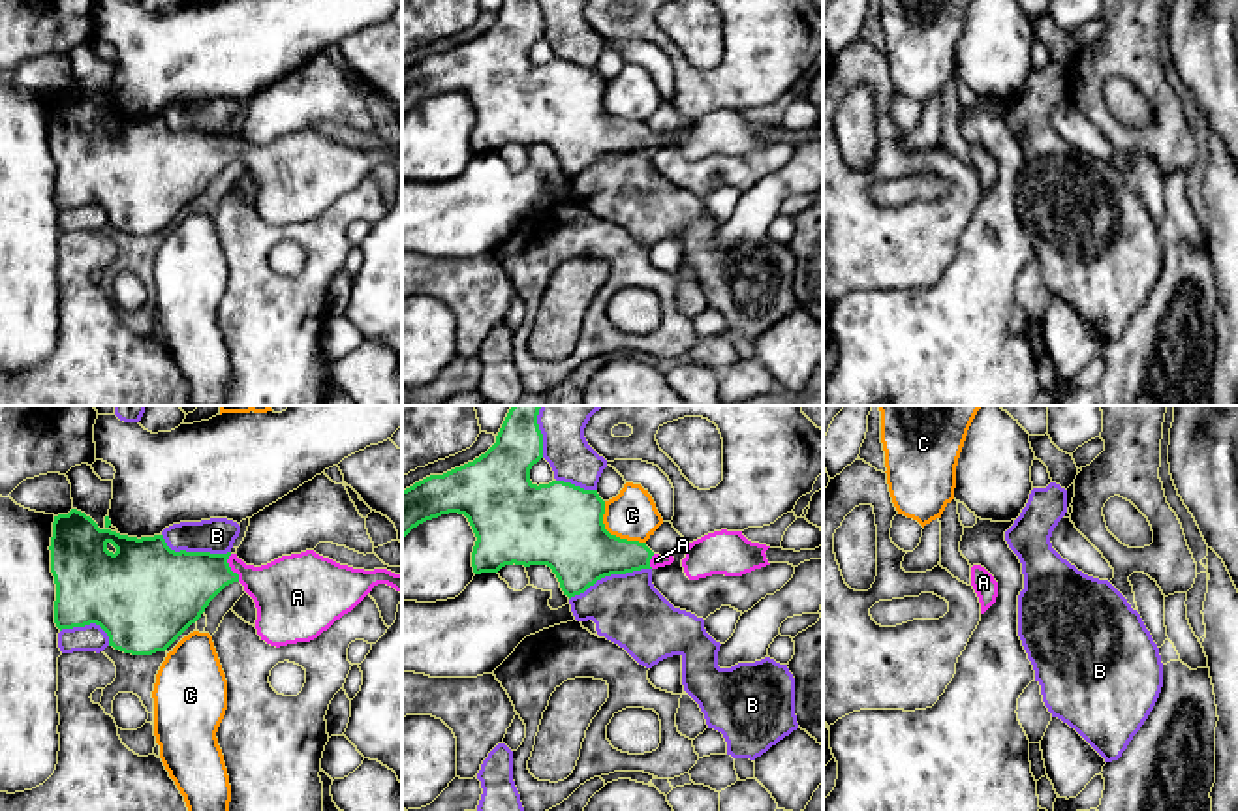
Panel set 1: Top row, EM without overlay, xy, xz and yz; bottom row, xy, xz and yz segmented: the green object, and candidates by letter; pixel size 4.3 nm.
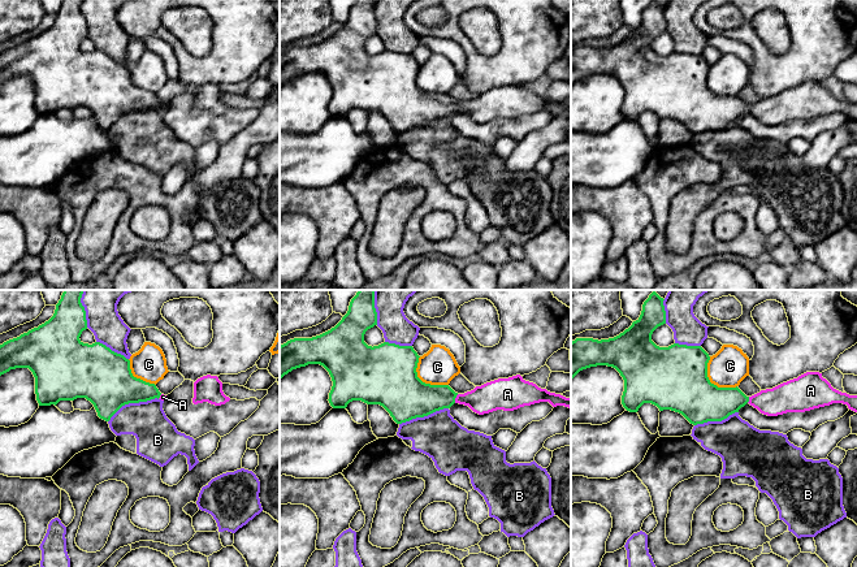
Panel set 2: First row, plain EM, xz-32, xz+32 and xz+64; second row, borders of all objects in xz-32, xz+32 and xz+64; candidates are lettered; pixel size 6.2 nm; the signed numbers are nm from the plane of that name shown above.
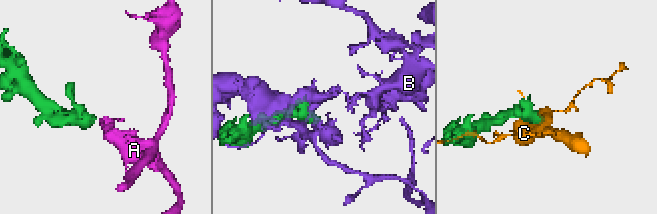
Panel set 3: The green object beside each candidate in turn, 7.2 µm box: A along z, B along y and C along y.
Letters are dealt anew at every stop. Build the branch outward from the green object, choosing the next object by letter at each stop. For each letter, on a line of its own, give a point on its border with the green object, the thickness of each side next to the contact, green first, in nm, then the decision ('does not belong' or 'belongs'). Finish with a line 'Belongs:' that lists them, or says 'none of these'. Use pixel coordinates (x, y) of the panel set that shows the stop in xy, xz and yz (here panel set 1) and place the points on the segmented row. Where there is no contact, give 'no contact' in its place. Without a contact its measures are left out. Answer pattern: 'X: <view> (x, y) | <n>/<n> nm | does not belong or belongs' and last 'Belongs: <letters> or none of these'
A: xy (230, 567) | 320/260 nm | belongs
B: xz (609, 575) | 320/300 nm | does not belong
C: xz (613, 535) | 360/220 nm | does not belong
Belongs: A

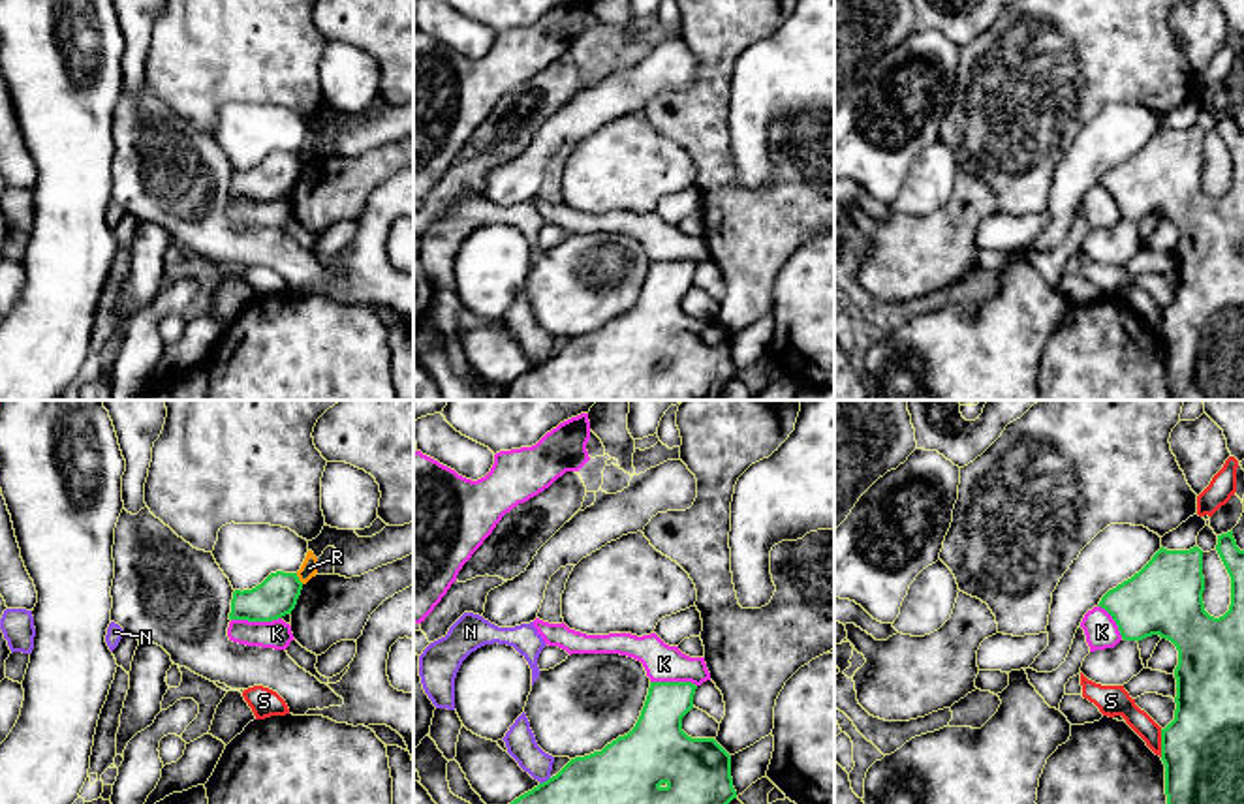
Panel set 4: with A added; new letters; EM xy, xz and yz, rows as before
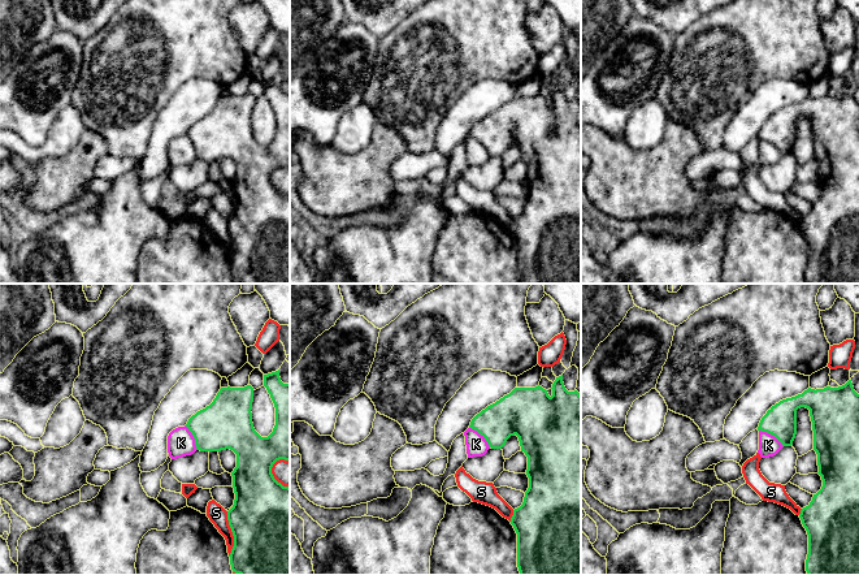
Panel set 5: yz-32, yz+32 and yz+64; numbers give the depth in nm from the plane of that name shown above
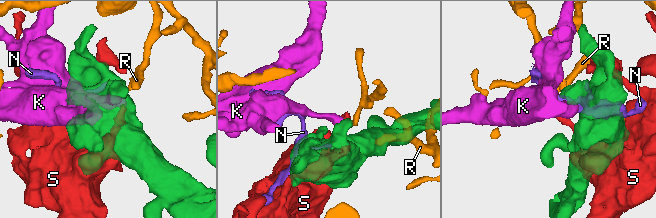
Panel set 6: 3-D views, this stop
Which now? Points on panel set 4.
K: xy (256, 620) | 180/120 nm | does not belong
N: xz (544, 782) | 220/130 nm | does not belong
R: xy (297, 579) | 180/70 nm | does not belong
S: yz (1162, 742) | 360/110 nm | does not belong
Belongs: none of these

